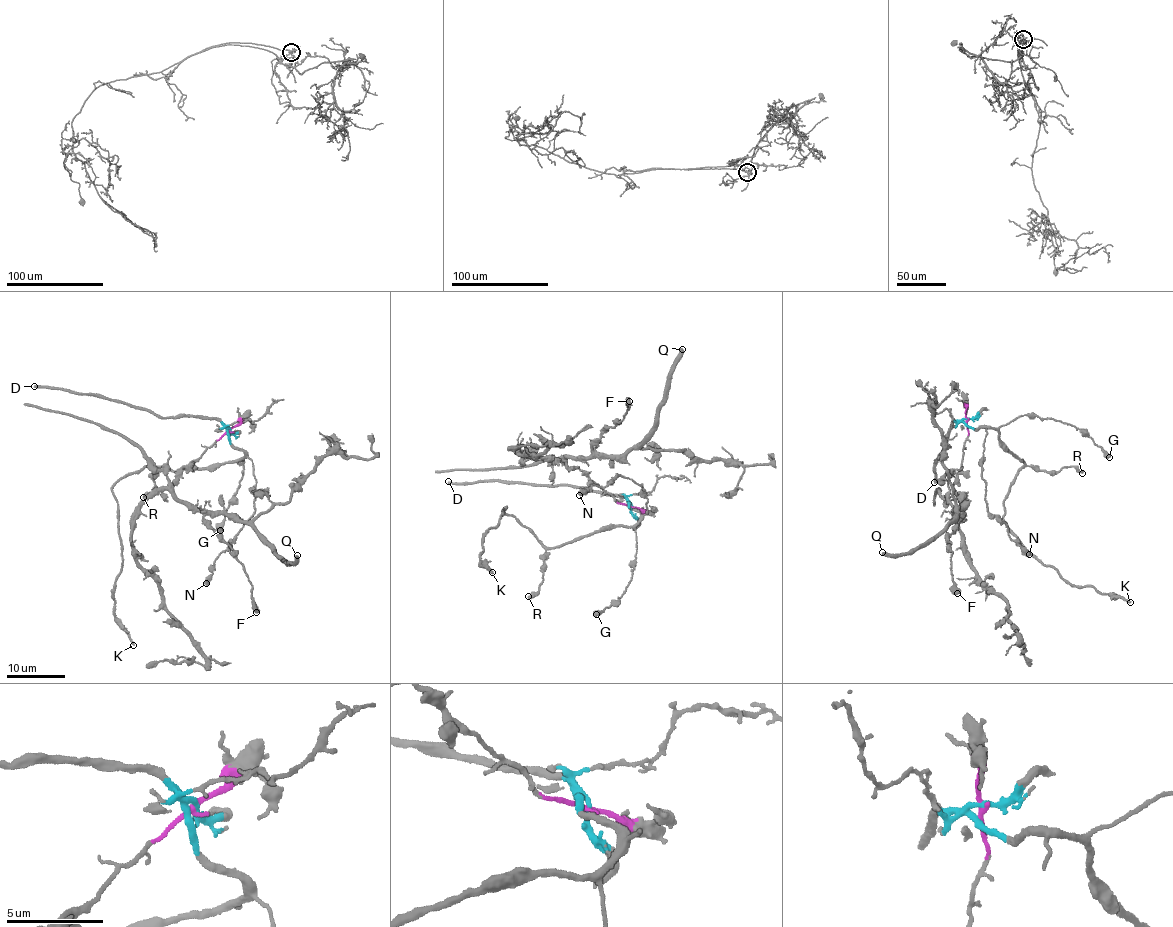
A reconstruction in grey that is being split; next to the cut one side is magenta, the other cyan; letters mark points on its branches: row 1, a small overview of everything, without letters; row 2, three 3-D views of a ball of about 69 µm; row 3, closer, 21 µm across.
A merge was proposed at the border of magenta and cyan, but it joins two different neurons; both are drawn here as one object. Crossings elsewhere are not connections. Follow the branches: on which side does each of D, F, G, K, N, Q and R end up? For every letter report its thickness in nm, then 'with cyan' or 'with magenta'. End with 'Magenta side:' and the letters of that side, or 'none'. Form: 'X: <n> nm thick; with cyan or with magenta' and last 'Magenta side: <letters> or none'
D: 320 nm thick; with cyan
F: 650 nm thick; with magenta
G: 480 nm thick; with cyan
K: 320 nm thick; with cyan
N: 600 nm thick; with cyan
Q: 420 nm thick; with magenta
R: 480 nm thick; with cyan
Magenta side: F, Q

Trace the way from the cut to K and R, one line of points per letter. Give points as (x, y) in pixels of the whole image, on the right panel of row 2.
K: (966, 419), (972, 427), (997, 431), (1002, 446), (1022, 460), (1003, 503), (1008, 531), (1063, 578), (1130, 603)
R: (966, 419), (972, 427), (989, 426), (997, 431), (1002, 446), (1021, 463), (1047, 471), (1072, 466), (1082, 473)

